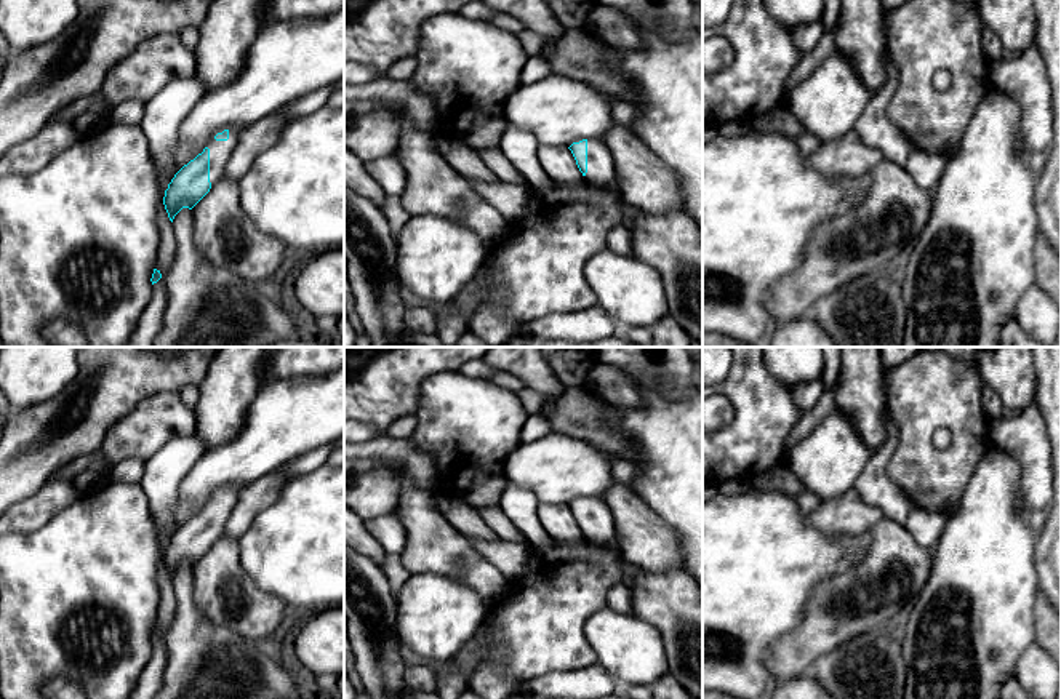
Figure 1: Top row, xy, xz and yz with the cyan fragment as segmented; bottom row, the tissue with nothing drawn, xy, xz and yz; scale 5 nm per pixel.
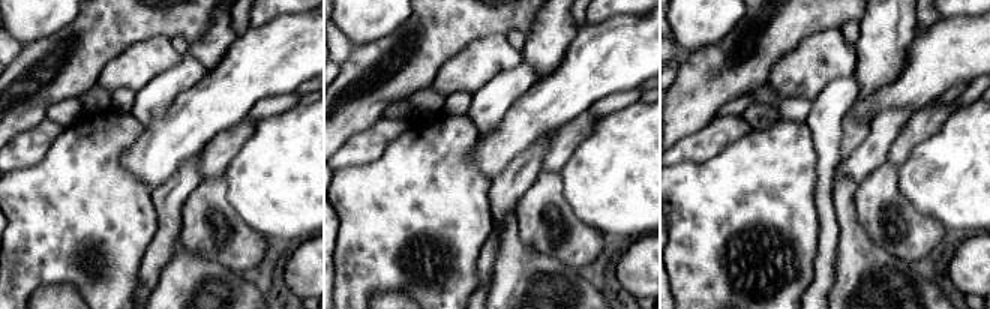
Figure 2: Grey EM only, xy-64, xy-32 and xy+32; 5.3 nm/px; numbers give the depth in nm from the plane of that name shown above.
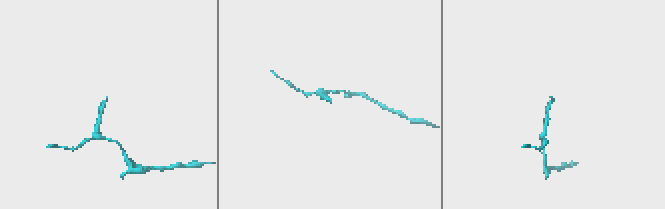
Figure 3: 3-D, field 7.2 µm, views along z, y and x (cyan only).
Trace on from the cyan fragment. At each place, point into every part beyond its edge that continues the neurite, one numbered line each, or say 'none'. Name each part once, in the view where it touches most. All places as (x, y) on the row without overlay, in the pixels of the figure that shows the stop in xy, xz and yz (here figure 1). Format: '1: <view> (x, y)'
1: xz (600, 523)

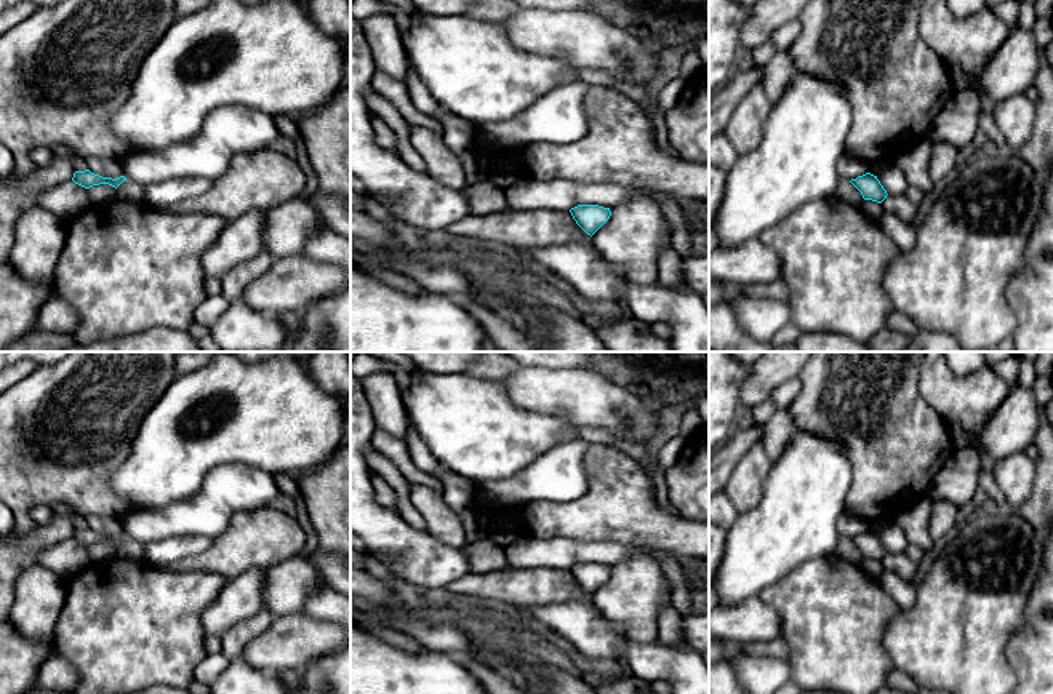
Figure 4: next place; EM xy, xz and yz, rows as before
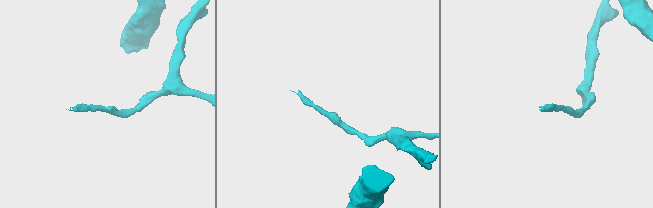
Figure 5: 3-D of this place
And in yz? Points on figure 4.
none

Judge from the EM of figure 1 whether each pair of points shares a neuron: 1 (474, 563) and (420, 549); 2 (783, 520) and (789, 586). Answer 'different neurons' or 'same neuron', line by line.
1: same neuron
2: same neuron

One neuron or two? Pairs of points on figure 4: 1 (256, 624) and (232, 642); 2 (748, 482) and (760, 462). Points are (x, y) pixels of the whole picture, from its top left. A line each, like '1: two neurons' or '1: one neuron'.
1: one neuron
2: one neuron

